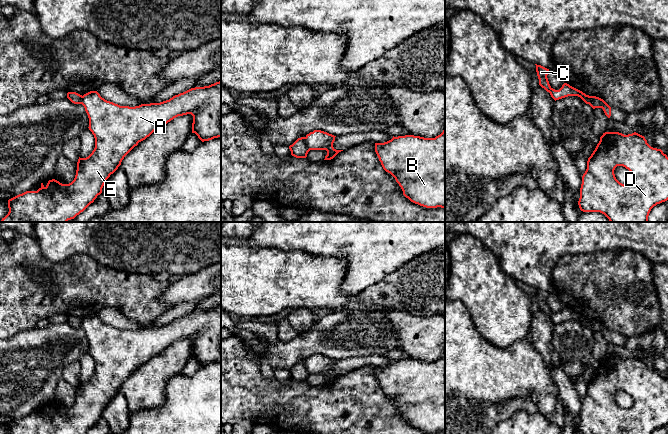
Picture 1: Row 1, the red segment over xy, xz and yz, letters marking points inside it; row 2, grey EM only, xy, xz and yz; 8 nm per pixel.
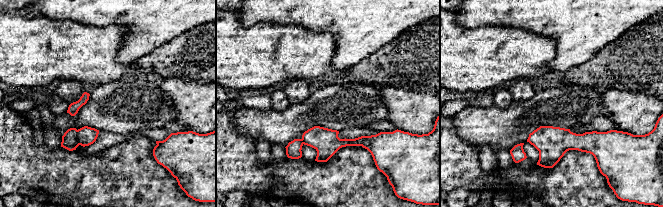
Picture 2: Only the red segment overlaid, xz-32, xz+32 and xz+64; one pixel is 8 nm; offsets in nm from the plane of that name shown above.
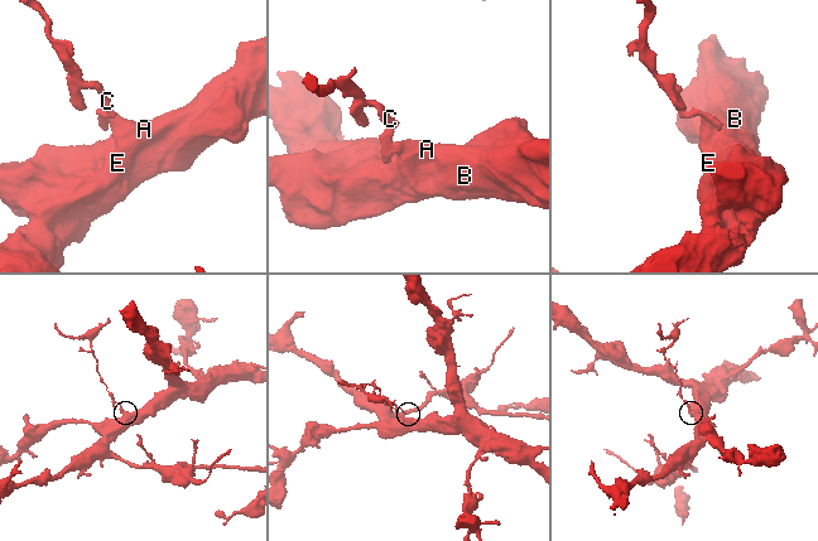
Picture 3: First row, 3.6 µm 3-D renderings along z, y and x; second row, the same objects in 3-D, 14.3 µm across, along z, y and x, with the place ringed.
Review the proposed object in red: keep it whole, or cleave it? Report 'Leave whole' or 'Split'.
Split

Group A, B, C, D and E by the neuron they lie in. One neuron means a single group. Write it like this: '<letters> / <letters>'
A B D E / C

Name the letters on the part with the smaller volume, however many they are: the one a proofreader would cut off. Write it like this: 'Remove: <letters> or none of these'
Remove: C

